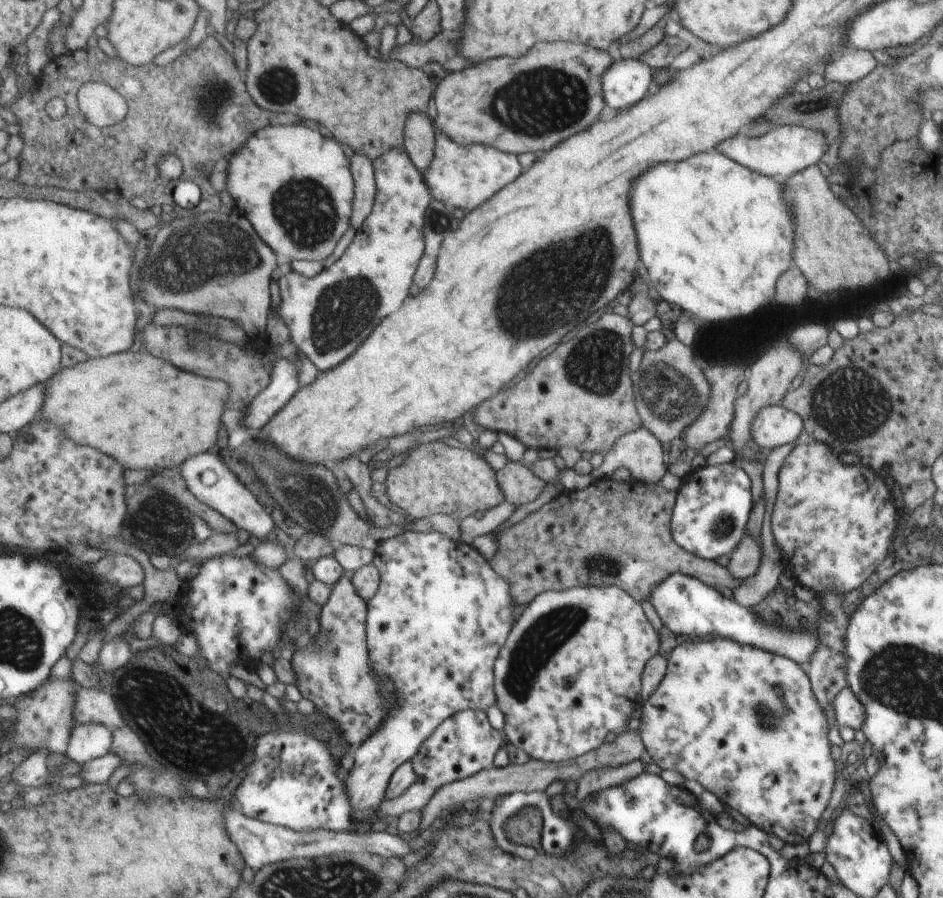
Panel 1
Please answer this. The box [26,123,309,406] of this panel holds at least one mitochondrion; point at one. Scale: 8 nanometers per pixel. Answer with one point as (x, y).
(219, 249)

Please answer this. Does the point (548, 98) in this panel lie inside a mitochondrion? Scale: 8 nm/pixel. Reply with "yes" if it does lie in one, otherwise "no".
yes

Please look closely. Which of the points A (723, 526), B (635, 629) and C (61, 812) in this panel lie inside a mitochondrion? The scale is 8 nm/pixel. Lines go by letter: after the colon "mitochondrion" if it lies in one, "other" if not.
A: mitochondrion
B: other
C: other

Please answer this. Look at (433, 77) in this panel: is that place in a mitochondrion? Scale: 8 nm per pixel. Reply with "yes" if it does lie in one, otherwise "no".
no

